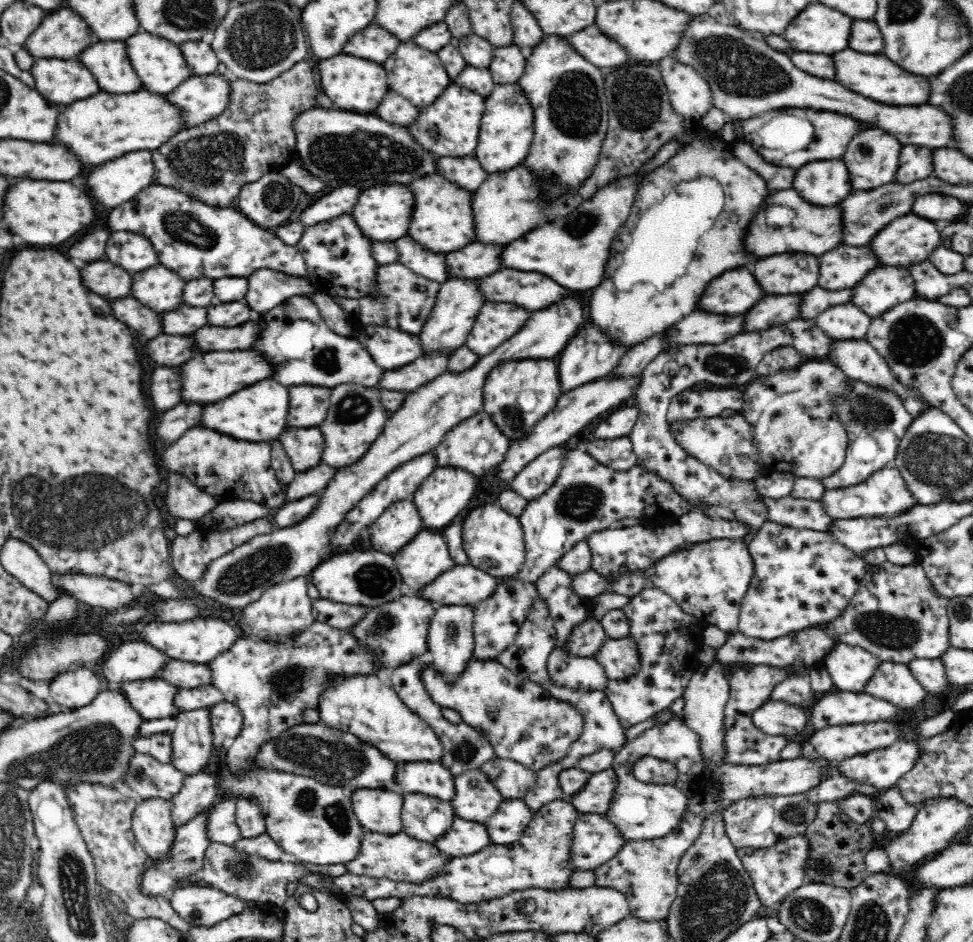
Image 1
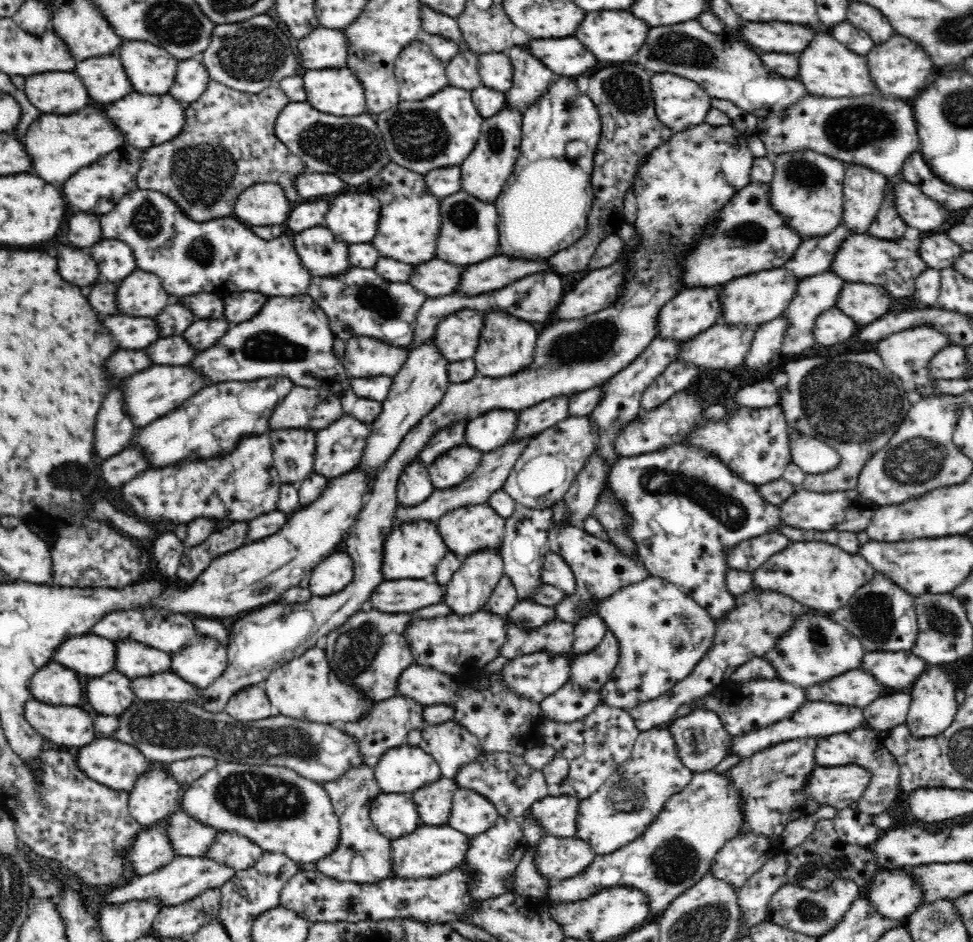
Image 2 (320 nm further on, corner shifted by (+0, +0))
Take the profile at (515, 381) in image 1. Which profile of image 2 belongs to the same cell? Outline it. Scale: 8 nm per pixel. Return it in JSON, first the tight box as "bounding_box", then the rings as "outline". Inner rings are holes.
{"bounding_box":[472,308,539,377],"outline":[[[488,308],[482,311],[482,317],[484,317],[484,328],[480,332],[478,346],[472,358],[478,371],[485,377],[508,377],[521,372],[528,364],[532,364],[539,332],[530,325],[530,322],[516,318],[501,308]]]}

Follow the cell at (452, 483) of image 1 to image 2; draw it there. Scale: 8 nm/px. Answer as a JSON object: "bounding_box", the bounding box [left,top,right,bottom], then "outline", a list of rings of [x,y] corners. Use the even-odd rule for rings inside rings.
{"bounding_box":[427,444,483,490],"outline":[[[466,444],[440,454],[427,466],[433,487],[442,490],[464,482],[468,474],[480,464],[483,454]]]}

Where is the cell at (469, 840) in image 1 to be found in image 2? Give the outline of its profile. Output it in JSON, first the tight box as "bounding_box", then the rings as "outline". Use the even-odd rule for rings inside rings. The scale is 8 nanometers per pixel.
{"bounding_box":[390,824,471,880],"outline":[[[449,824],[440,826],[421,825],[414,832],[390,842],[393,853],[392,878],[422,880],[436,878],[458,868],[465,860],[471,837],[457,831]]]}

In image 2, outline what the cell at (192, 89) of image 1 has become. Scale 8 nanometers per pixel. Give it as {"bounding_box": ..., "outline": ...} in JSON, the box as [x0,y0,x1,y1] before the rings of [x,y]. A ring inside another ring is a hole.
{"bounding_box":[106,90,184,150],"outline":[[[135,90],[133,92],[134,94],[130,94],[130,96],[122,98],[122,100],[116,100],[106,110],[108,118],[116,124],[116,128],[120,128],[120,132],[124,134],[124,140],[130,146],[141,150],[155,147],[158,144],[172,140],[172,138],[180,134],[180,130],[184,126],[184,104],[176,101],[170,93],[148,96]]]}

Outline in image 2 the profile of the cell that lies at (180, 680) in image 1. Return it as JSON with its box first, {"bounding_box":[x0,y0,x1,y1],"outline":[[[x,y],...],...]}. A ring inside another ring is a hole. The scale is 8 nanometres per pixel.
{"bounding_box":[114,638,171,679],"outline":[[[129,638],[114,640],[114,647],[116,647],[114,668],[129,679],[170,672],[171,658],[168,652]]]}

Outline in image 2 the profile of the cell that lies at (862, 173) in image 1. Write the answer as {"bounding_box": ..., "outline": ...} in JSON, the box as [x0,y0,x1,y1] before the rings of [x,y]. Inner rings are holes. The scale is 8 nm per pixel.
{"bounding_box":[843,165,888,234],"outline":[[[846,165],[844,178],[843,222],[850,234],[868,234],[869,226],[879,213],[888,180],[860,165]]]}

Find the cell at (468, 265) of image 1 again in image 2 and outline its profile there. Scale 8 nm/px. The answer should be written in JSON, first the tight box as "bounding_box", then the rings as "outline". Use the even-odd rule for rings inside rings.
{"bounding_box":[408,260,462,298],"outline":[[[430,260],[426,264],[420,264],[410,274],[408,283],[426,295],[426,298],[438,298],[454,294],[456,286],[460,282],[462,266],[448,264],[444,260]]]}

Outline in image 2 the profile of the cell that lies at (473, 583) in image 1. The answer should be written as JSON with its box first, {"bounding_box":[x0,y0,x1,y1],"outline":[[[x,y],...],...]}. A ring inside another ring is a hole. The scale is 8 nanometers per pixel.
{"bounding_box":[370,580,444,612],"outline":[[[386,580],[370,596],[370,606],[380,612],[414,612],[432,604],[438,604],[444,597],[444,587],[436,582],[428,584],[426,580]]]}

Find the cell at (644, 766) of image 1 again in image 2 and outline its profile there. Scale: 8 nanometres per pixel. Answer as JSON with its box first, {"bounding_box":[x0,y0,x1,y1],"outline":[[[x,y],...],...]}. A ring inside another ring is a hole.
{"bounding_box":[542,771,744,920],"outline":[[[712,771],[695,773],[692,782],[684,790],[668,799],[659,816],[652,820],[650,826],[636,840],[611,854],[595,856],[595,860],[587,870],[584,870],[584,873],[554,882],[549,886],[546,894],[542,894],[542,898],[550,903],[576,903],[587,900],[606,888],[632,886],[646,892],[650,899],[651,920],[656,920],[672,901],[686,890],[690,890],[692,886],[696,886],[704,875],[708,874],[716,854],[736,836],[742,824],[744,824],[744,815],[740,805],[740,791],[734,789],[730,779],[724,773],[717,774]]]}

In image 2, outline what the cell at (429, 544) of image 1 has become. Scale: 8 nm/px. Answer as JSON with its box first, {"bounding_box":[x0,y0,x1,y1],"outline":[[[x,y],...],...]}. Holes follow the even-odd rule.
{"bounding_box":[384,521,449,580],"outline":[[[416,521],[412,524],[397,524],[390,536],[384,540],[384,578],[386,580],[400,580],[400,578],[412,578],[412,580],[420,580],[426,578],[430,574],[434,574],[438,562],[444,558],[449,551],[446,543],[440,538],[439,530],[435,522]]]}

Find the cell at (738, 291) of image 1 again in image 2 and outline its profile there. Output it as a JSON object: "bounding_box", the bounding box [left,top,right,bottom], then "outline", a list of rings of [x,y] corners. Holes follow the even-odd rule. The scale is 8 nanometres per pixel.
{"bounding_box":[656,288,720,343],"outline":[[[692,288],[676,294],[666,302],[656,318],[656,337],[670,339],[684,343],[692,340],[700,332],[708,330],[716,323],[720,323],[720,302],[718,302],[718,290],[716,288]]]}

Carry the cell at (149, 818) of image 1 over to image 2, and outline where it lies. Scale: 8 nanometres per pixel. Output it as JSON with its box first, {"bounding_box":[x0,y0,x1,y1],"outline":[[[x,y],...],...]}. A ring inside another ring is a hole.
{"bounding_box":[128,768,181,828],"outline":[[[155,768],[136,776],[129,791],[128,806],[132,818],[144,828],[150,828],[180,811],[181,800],[179,782],[165,769]]]}

